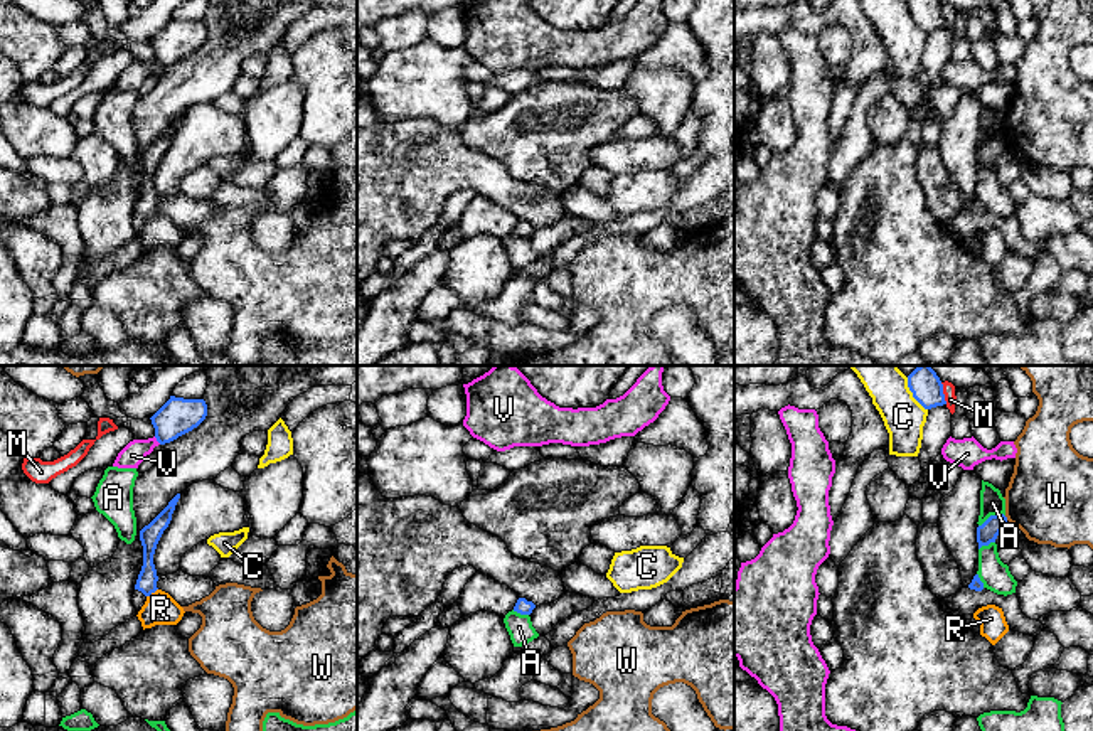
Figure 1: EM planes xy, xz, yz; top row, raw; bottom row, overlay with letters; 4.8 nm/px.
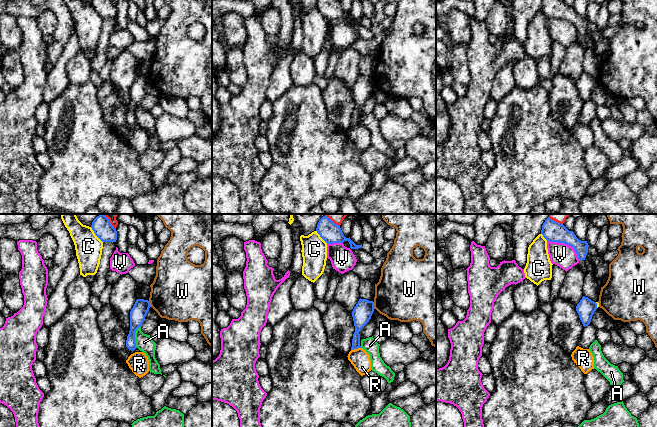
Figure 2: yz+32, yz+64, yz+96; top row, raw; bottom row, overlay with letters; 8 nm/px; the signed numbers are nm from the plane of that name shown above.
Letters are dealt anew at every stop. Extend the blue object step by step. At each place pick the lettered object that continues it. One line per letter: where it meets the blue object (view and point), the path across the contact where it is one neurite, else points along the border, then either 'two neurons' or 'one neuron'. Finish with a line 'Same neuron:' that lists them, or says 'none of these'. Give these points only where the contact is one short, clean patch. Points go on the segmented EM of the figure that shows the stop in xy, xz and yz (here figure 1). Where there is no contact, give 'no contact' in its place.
A: meets blue in yz at (991, 516); border along yz (1004, 514), (991, 514), (979, 526); two neurons
C: meets blue in yz at (913, 394); two neurons
M: meets blue in yz at (942, 393); border along yz (940, 383), (947, 403); two neurons
R: meets blue in xy at (152, 592); border along xy (157, 588), (147, 597); two neurons
V: meets blue in xy at (157, 440); two neurons
W: meets blue in yz at (1006, 517); border along yz (1004, 516), (1007, 519); two neurons
Same neuron: none of these

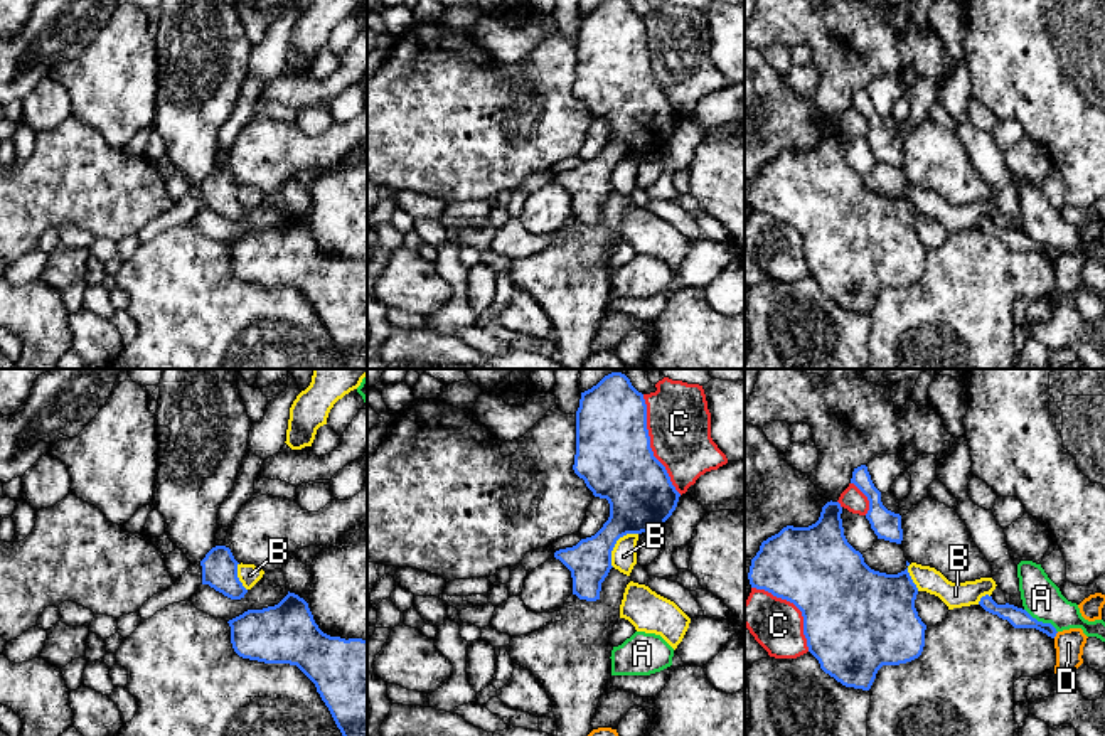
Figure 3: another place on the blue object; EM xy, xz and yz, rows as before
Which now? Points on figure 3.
A: meets blue in yz at (1041, 622); border along yz (1024, 608), (1038, 620), (1048, 622), (1056, 632); two neurons
B: meets blue in xz at (615, 543); two neurons
C: meets blue in xz at (649, 445); two neurons
D: meets blue in yz at (1055, 635); border along yz (1058, 632), (1053, 637); two neurons
Same neuron: none of these

